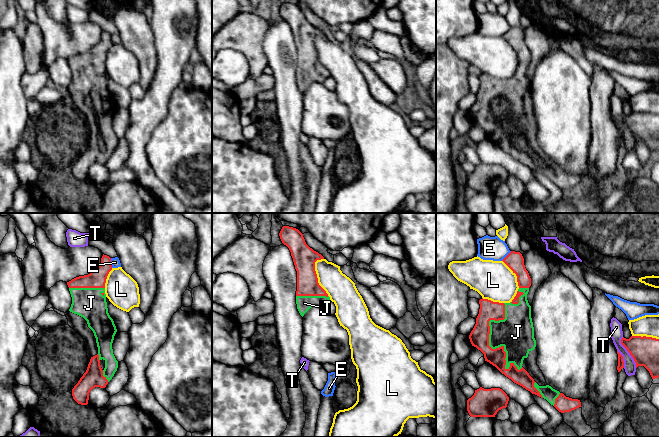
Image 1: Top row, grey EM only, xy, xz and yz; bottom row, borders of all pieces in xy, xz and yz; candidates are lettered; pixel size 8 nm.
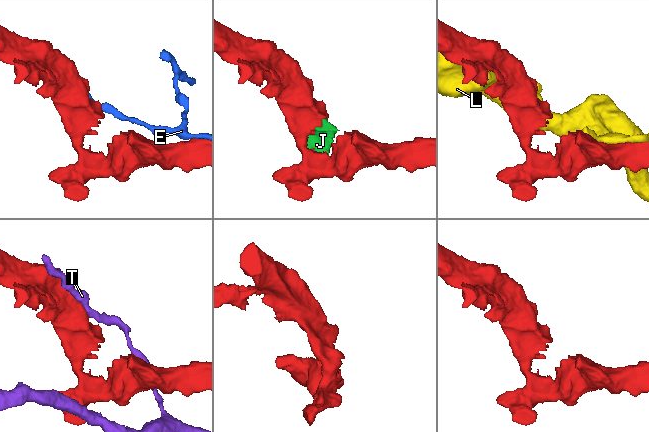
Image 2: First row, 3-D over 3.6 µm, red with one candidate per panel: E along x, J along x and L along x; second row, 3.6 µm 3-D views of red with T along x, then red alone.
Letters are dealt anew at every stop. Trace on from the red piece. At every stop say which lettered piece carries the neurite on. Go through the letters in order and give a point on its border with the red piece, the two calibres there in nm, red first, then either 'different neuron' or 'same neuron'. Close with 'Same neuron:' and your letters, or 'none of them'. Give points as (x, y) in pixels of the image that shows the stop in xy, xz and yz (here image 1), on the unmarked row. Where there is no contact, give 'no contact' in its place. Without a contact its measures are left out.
E: meets red in xy at (110, 39); 140 nm thick on the red side, 80 nm on the other; different neuron
J: meets red in yz at (488, 119); 160 nm thick on the red side, 280 nm on the other; same neuron
L: meets red in xz at (316, 52); 190 nm thick on the red side, 220 nm on the other; different neuron
T: meets red in yz at (628, 127); 220 nm thick on the red side, 100 nm on the other; different neuron
Same neuron: J

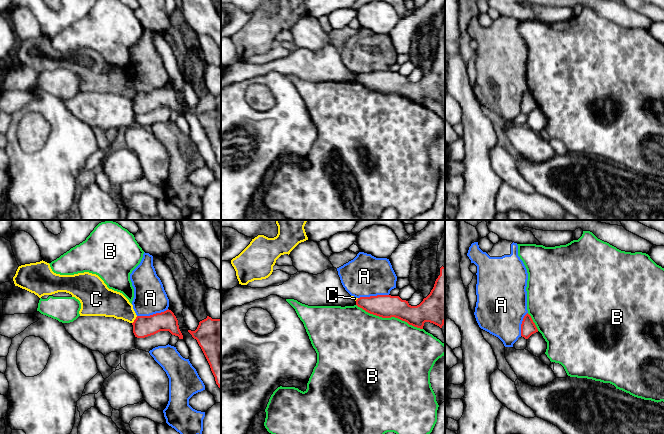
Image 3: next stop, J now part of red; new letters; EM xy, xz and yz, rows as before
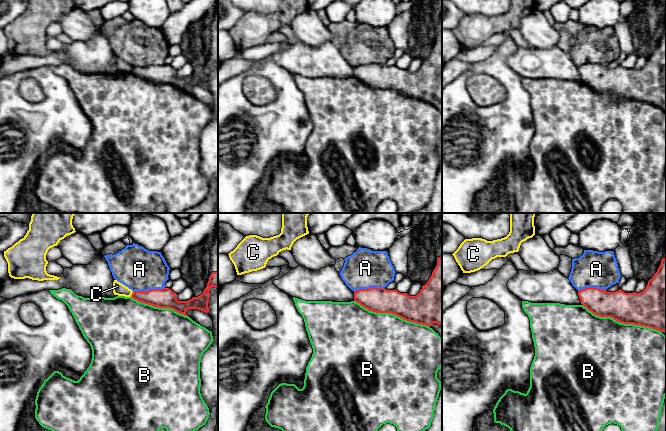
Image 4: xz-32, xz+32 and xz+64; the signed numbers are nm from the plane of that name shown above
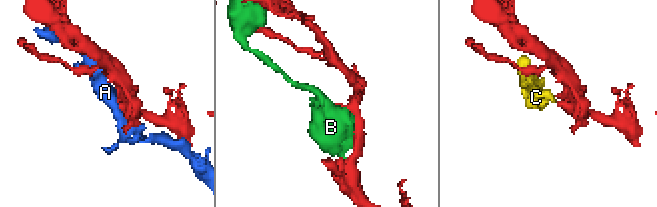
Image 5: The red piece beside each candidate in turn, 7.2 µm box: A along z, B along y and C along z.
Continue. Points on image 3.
A: meets red in xy at (153, 90); 180 nm thick on the red side, 260 nm on the other; different neuron
B: meets red in xz at (389, 93); 190 nm thick on the red side, 500 nm on the other; different neuron
C: meets red in xy at (134, 96); 180 nm thick on the red side, 220 nm on the other; different neuron
Same neuron: none of them

